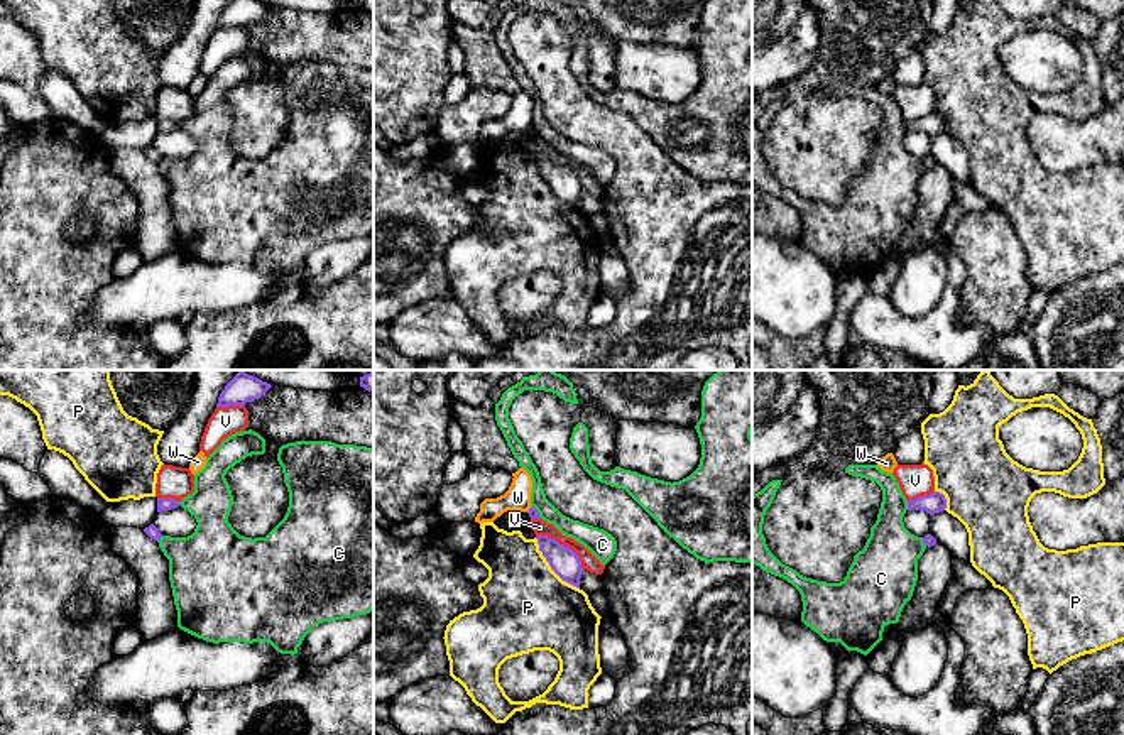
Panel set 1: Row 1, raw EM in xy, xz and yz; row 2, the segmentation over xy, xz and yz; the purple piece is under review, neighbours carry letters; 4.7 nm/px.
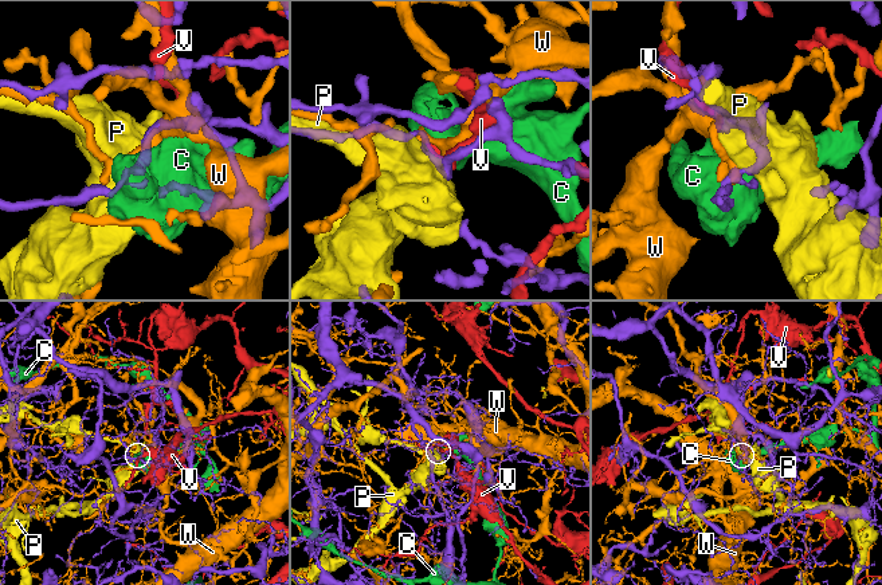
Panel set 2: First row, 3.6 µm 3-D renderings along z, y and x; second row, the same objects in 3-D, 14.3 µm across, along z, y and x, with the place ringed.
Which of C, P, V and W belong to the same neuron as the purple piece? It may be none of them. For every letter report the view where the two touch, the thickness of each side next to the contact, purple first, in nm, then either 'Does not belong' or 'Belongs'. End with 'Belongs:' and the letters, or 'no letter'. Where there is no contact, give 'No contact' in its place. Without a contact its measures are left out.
C: Touches purple in yz. Thickness 100 nm (purple) against 260 nm. Does not belong
P: Touches purple in xz. Thickness 140 nm (purple) against 420 nm. Does not belong
V: Touches purple in xz. Thickness 140 nm (purple) against 80 nm. Does not belong
W: Touches purple in xz. Thickness 50 nm (purple) against 120 nm. Does not belong
Belongs: no letter

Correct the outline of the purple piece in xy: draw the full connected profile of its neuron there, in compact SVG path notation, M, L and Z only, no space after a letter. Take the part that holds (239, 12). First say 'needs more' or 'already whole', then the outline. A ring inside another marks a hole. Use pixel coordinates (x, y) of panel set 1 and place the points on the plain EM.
already whole | M232 0L221 12L216 29L243 27L260 20L270 8L260 0Z

